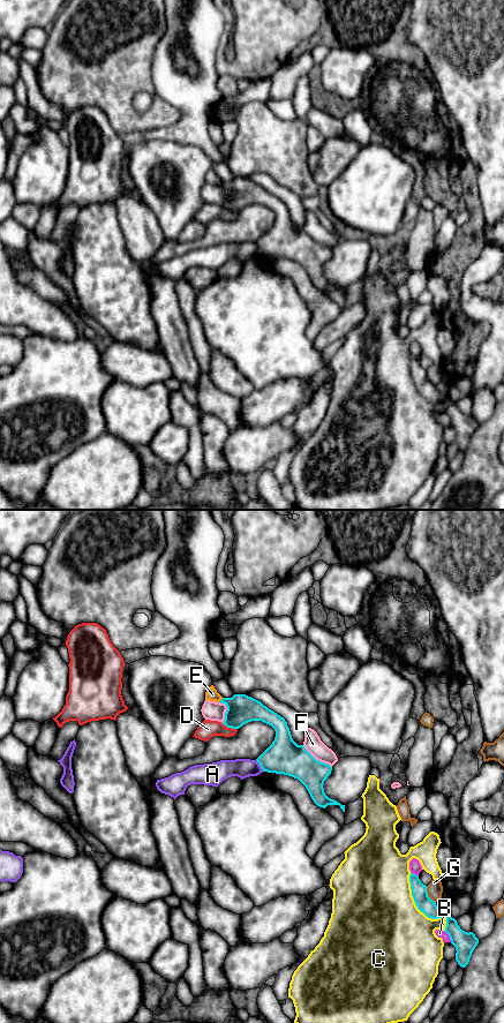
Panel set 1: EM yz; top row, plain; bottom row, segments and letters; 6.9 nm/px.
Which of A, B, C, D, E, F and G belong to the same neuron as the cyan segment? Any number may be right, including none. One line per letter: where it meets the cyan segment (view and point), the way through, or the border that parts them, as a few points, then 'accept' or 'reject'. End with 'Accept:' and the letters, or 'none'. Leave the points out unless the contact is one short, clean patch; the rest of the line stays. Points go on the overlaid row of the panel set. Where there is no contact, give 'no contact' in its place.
A: yz (260, 765) | along yz (256, 759), (263, 770) | reject
B: yz (449, 935) | reject
C: yz (420, 910) | reject
D: yz (230, 727) | along yz (222, 723), (237, 729) | reject
E: yz (222, 699) | reject
F: yz (317, 760) | reject
G: yz (427, 894) | reject
Accept: none

